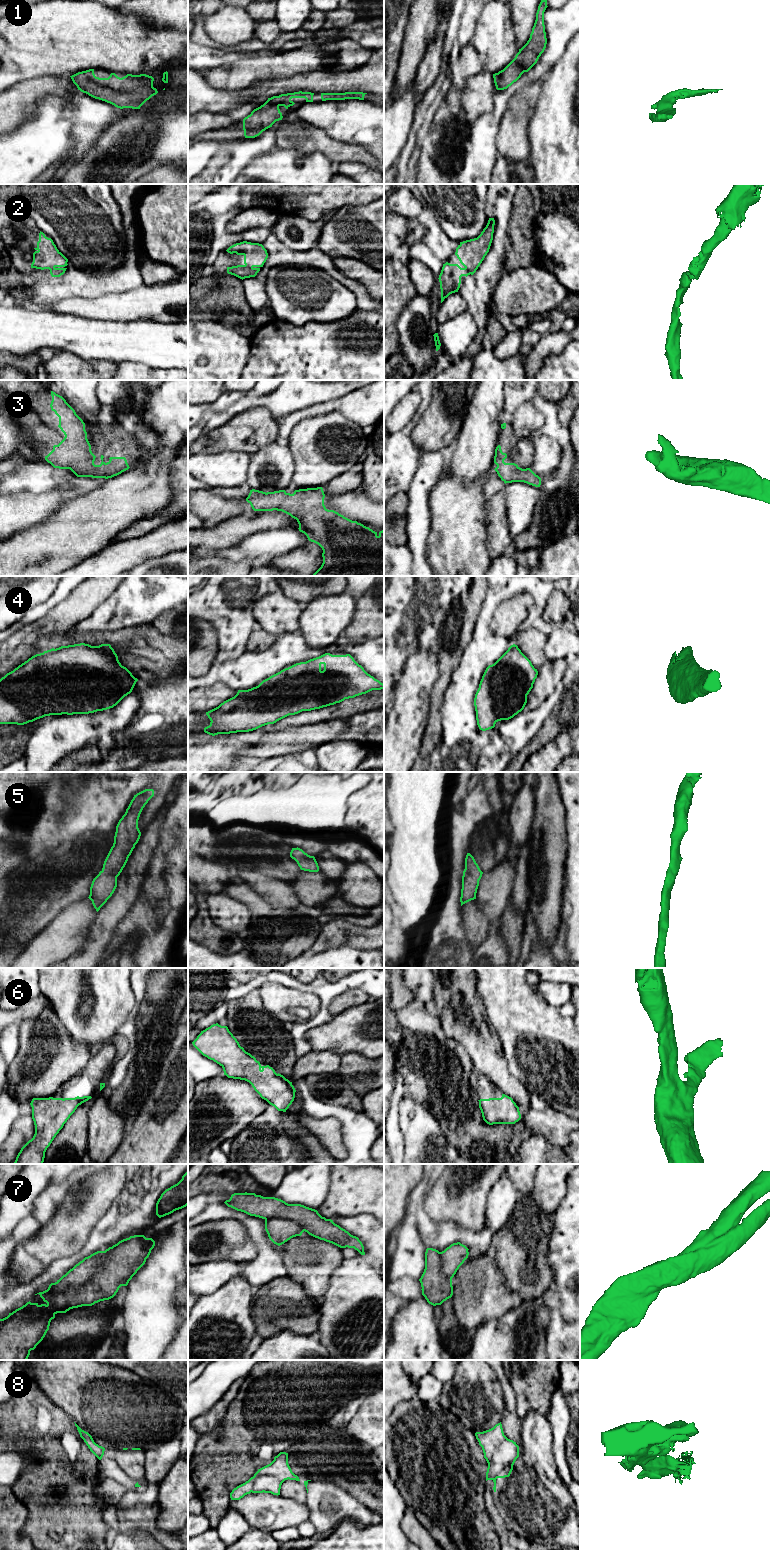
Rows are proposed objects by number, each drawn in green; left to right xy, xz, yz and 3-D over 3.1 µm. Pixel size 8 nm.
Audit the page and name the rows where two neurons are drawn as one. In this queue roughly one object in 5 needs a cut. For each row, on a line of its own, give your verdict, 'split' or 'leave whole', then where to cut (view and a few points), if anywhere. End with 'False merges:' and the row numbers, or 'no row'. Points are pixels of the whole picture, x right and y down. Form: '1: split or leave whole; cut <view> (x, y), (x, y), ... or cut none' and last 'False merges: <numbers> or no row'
1: leave whole; cut none
2: leave whole; cut none
3: leave whole; cut none
4: leave whole; cut none
5: leave whole; cut none
6: leave whole; cut none
7: split; cut xy (111, 1247), (100, 1268), (84, 1282), (54, 1292), (47, 1290)
8: leave whole; cut none
False merges: 7

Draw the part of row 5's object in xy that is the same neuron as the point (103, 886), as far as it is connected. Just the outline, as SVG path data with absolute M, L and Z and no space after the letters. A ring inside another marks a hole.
M145 789L134 795L125 814L116 826L113 846L104 861L102 870L93 879L90 887L88 898L92 901L97 912L117 887L117 877L125 867L141 836L138 828L140 814L153 796L153 789Z

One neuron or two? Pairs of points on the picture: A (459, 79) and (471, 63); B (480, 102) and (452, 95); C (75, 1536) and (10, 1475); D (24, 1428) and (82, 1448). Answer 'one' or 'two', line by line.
A: one
B: two
C: two
D: one

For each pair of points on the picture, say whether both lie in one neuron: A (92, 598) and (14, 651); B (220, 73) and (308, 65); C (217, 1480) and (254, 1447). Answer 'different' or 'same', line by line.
A: same
B: same
C: same

